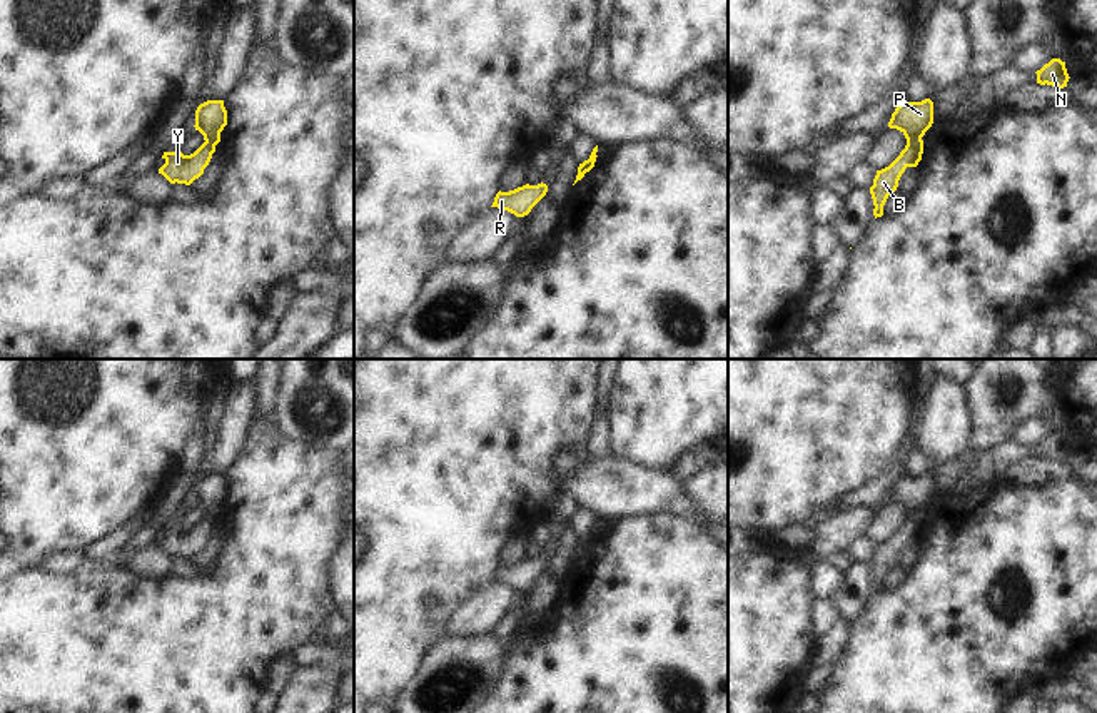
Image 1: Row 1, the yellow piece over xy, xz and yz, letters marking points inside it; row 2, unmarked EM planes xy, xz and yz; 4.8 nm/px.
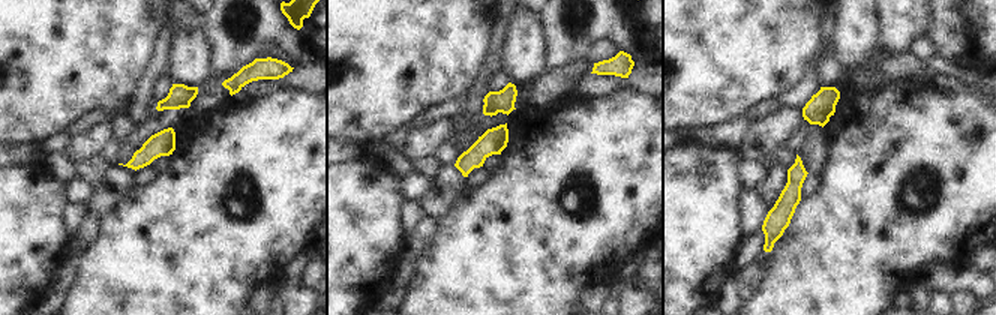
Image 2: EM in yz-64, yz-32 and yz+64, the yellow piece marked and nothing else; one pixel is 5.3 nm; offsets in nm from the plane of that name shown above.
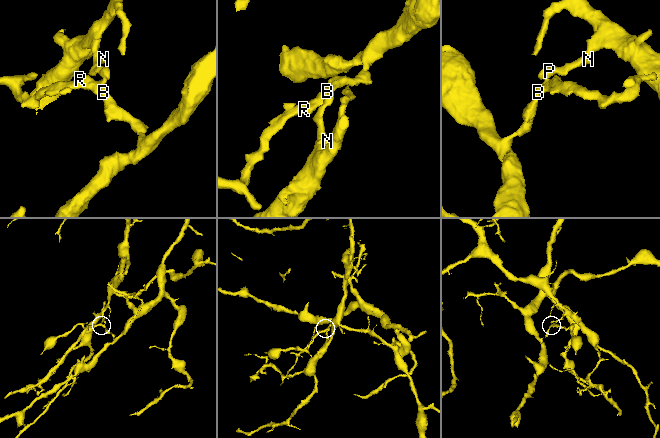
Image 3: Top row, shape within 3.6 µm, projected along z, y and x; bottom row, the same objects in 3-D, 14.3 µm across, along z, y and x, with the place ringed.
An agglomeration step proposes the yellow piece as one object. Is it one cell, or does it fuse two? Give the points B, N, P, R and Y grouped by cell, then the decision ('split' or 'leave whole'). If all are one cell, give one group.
B R Y / N P; split

